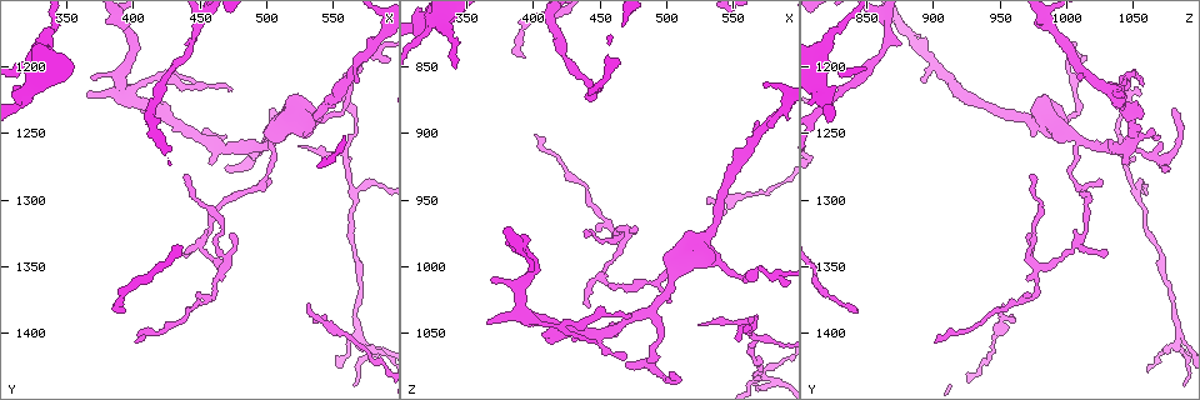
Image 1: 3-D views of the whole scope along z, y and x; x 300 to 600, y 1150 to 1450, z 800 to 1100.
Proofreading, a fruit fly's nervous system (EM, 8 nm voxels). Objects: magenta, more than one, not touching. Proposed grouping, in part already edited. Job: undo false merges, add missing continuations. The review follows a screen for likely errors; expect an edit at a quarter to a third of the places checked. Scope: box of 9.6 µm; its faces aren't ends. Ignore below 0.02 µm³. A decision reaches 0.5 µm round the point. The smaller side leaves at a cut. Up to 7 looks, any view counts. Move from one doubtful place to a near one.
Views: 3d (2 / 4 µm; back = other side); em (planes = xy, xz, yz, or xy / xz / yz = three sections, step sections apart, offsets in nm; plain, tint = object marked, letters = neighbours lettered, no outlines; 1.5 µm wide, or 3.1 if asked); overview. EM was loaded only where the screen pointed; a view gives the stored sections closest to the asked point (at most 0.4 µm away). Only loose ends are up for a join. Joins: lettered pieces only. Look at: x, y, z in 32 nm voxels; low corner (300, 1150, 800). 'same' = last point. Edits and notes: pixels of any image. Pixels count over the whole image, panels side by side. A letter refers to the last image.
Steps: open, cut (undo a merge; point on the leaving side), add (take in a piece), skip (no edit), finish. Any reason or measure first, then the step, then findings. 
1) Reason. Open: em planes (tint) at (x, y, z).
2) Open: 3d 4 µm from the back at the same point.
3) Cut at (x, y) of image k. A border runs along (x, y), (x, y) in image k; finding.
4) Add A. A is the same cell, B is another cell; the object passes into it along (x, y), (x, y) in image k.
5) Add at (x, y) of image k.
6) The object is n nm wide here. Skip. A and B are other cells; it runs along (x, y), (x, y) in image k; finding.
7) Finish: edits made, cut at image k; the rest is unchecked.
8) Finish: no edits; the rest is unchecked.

Thick turns thin. Open: 3d 4 µm at (506, 1254, 1006).

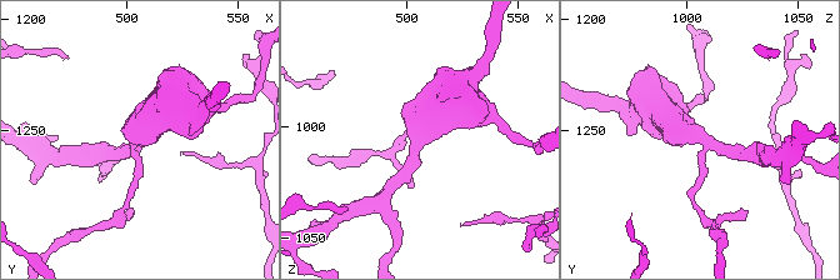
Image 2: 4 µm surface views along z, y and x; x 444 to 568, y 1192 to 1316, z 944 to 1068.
3 arms meet here. Open: em yz step 4 (plain) at (505, 1252, 1007).

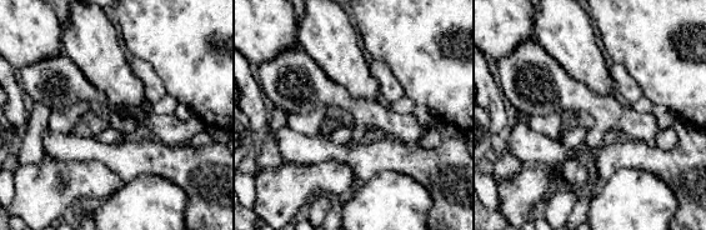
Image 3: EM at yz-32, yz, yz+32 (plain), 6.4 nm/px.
See the neighbours. Open: em yz step 4 (letters) at the same point.

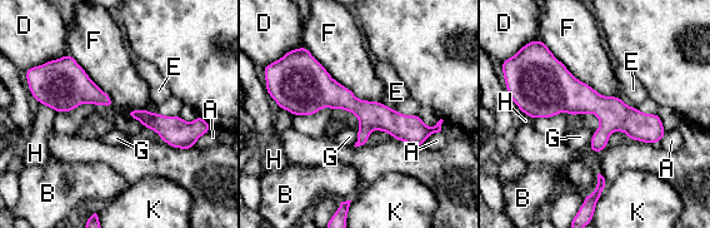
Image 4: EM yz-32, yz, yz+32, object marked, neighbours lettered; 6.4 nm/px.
The object is 70 nm wide here. Skip. A, B, D, E, F, G, H and K are other cells; continuous, no second neuron.

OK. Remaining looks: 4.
Thin end. Open: em planes (letters) at (440, 1282, 976).

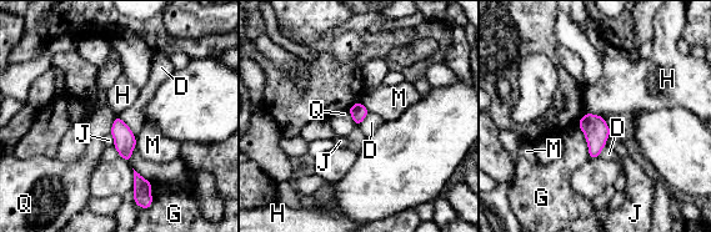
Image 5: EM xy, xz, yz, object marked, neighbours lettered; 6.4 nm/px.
The longest contact is with G, 240 nm. Skip. D, G, H, J, M and Q are other cells; a border runs along (119, 115), (135, 137) in image 5; none of them fits.

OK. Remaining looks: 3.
An open end. Open: 3d 4 µm at (472, 1326, 972).

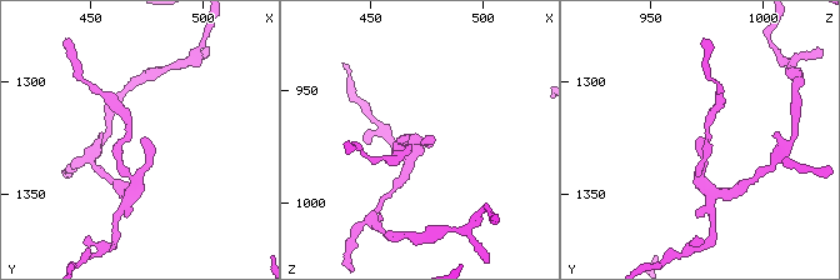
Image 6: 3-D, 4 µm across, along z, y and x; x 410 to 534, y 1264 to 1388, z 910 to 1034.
Need the tissue. Open: em planes (letters) at (473, 1326, 973).

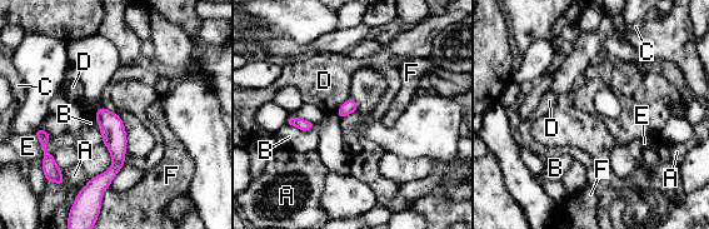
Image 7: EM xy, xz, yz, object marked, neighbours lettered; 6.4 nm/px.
The object is 90 nm wide here. Skip. A, B, C, D, E and F are other cells; it runs along (103, 110), (116, 167), (94, 189) in image 7; none of them fits.

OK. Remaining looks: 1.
Finish: no edits; the rest is unchecked.

